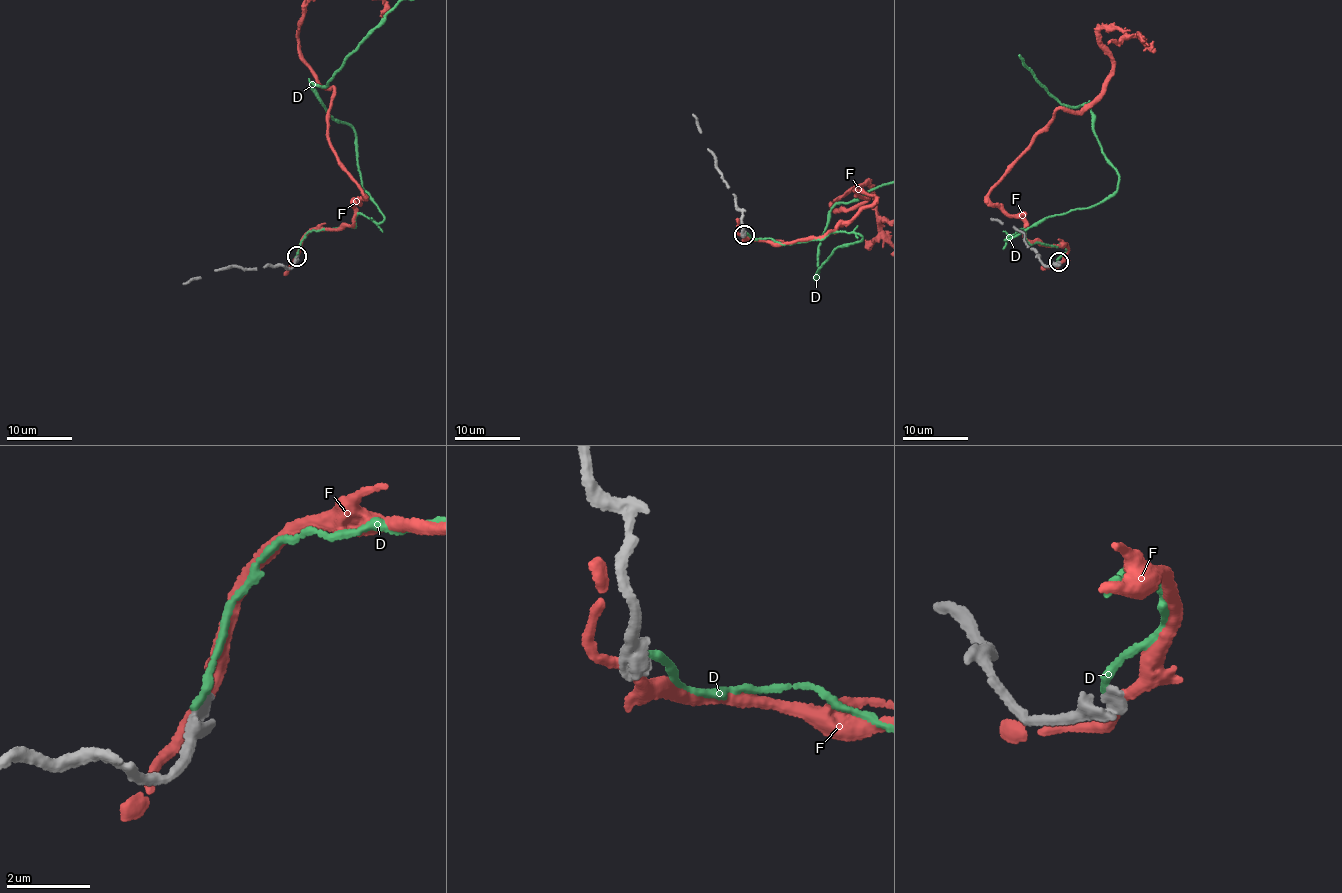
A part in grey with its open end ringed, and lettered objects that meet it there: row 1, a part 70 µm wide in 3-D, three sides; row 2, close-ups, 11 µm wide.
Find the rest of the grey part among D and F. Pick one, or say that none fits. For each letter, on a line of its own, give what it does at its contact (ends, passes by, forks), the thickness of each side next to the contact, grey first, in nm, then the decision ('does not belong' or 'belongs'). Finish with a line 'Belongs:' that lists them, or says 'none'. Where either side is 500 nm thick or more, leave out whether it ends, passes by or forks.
D: it ends; calibres 240 and 190 nm; does not belong
F: it passes by; calibres 200 and 240 nm; does not belong
Belongs: none

